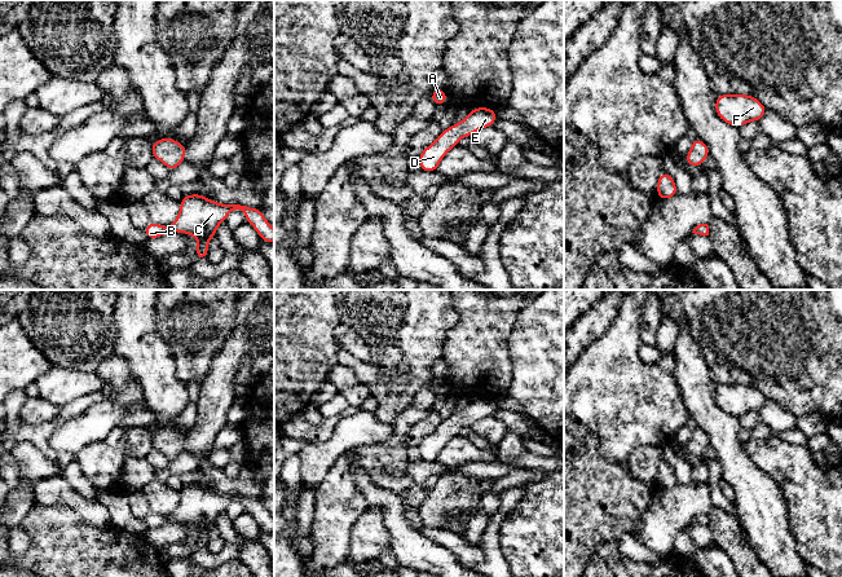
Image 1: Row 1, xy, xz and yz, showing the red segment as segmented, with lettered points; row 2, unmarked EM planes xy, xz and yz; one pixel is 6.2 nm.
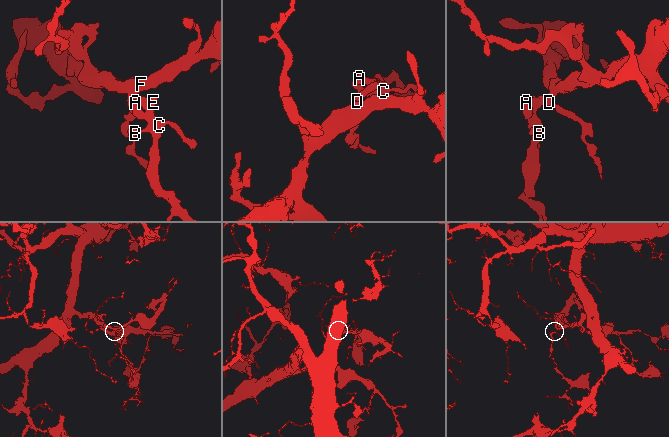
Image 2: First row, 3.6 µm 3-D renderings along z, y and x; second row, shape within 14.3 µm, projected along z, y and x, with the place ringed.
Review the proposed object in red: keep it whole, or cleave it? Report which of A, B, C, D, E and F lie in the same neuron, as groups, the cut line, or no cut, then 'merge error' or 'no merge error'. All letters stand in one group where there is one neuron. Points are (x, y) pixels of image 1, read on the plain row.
groups A B C D E F; cut none; no merge error

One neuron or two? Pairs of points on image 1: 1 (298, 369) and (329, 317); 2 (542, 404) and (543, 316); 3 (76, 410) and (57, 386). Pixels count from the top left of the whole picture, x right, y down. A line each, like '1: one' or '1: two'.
1: one
2: one
3: two

